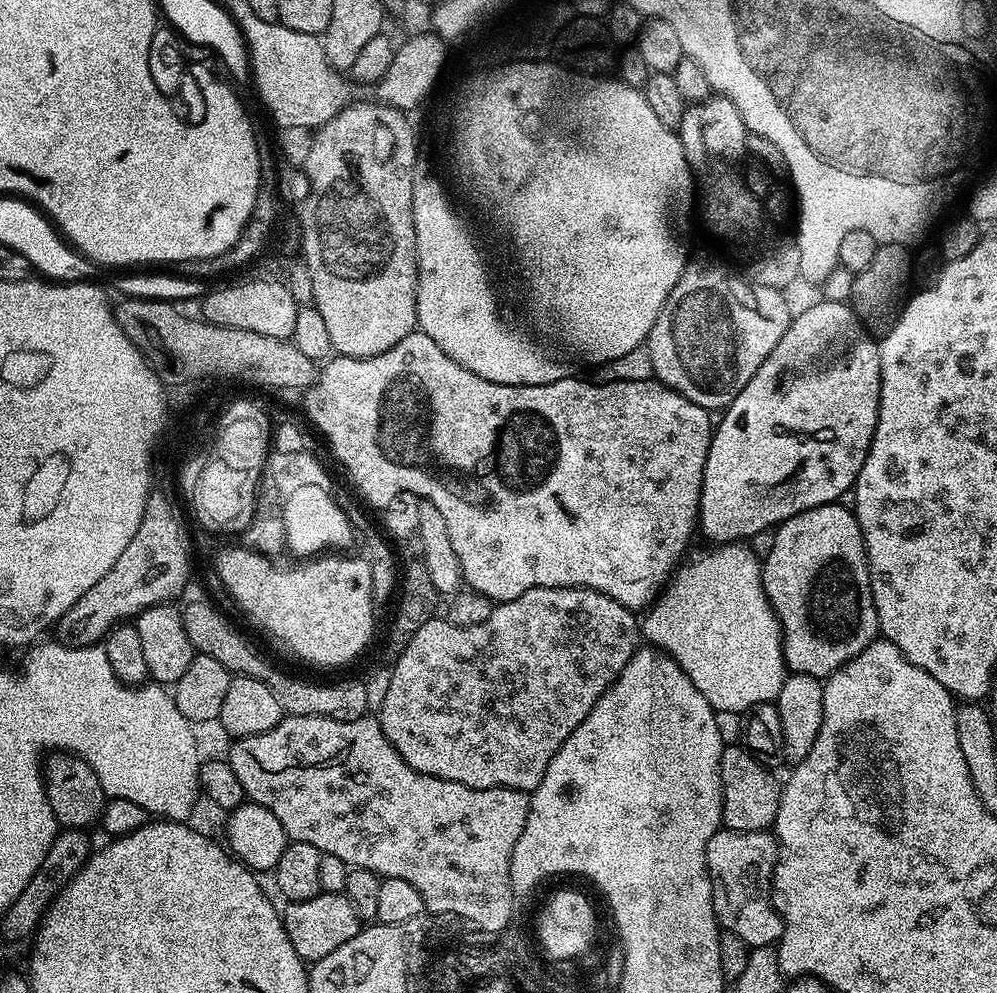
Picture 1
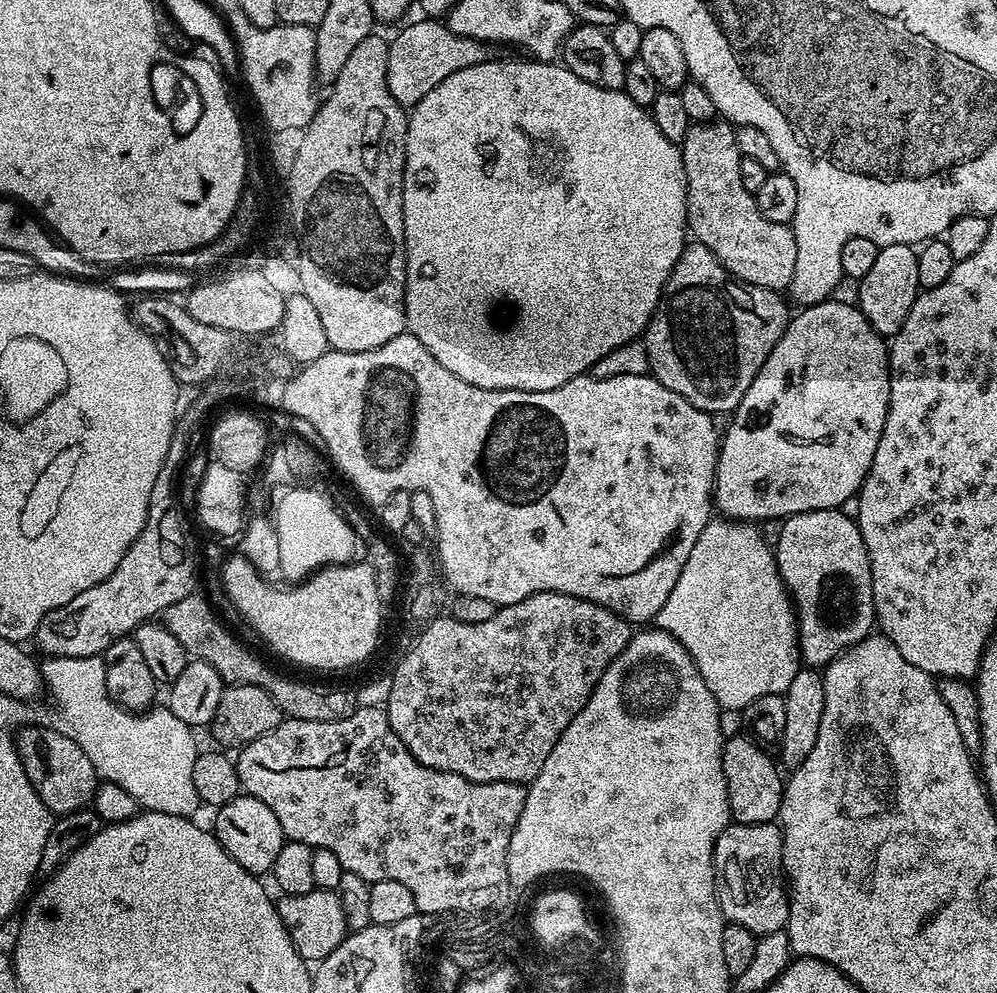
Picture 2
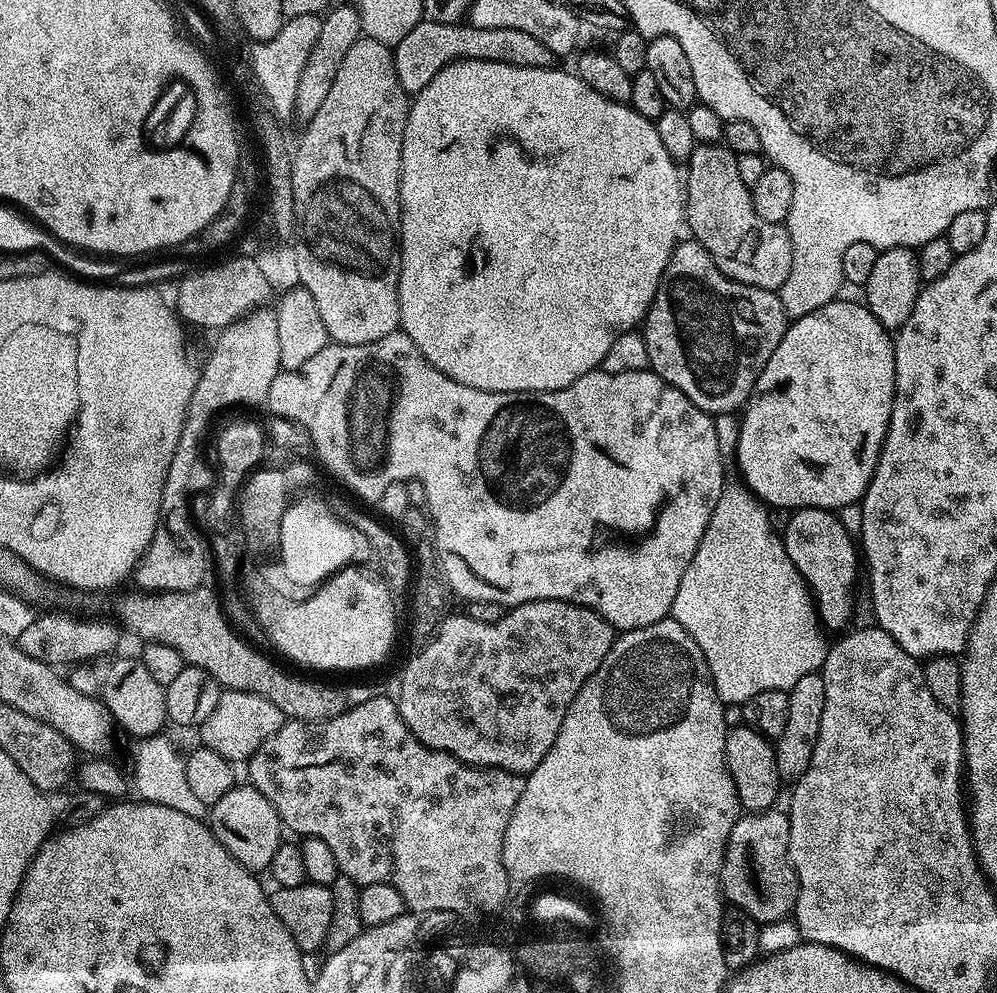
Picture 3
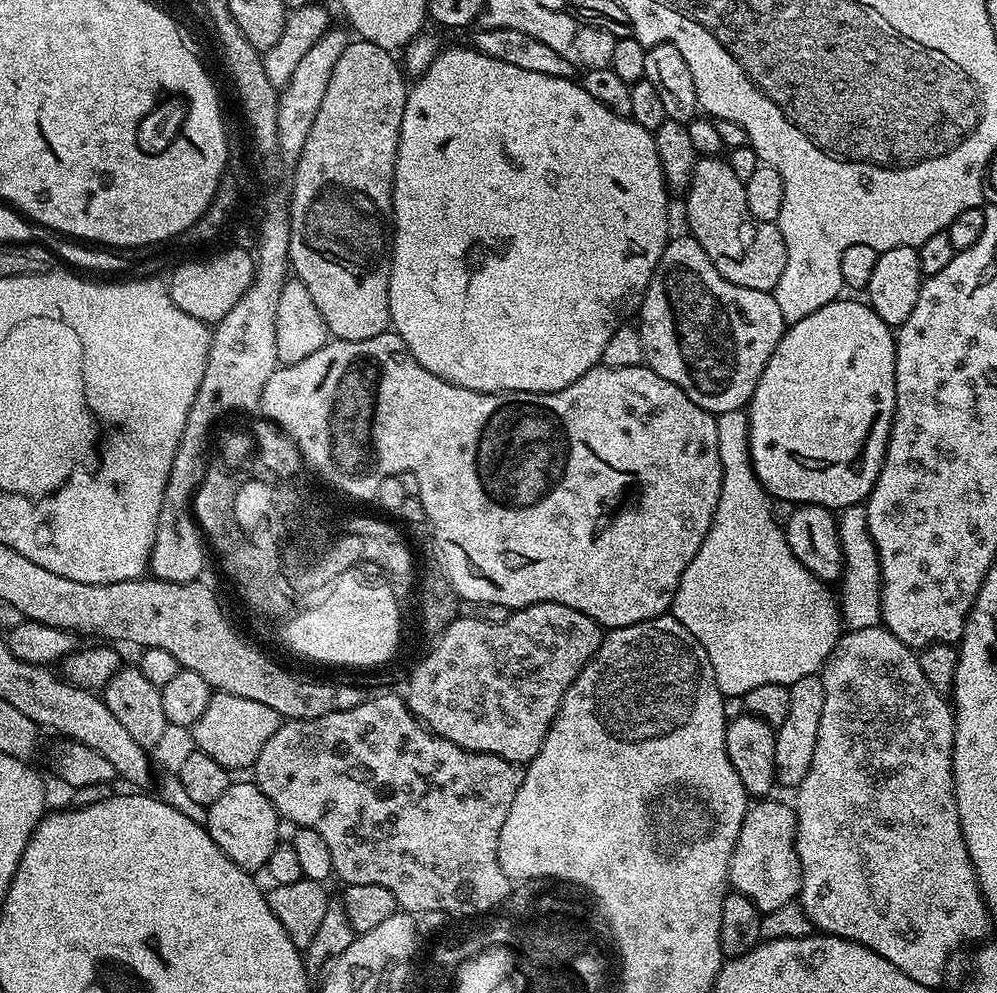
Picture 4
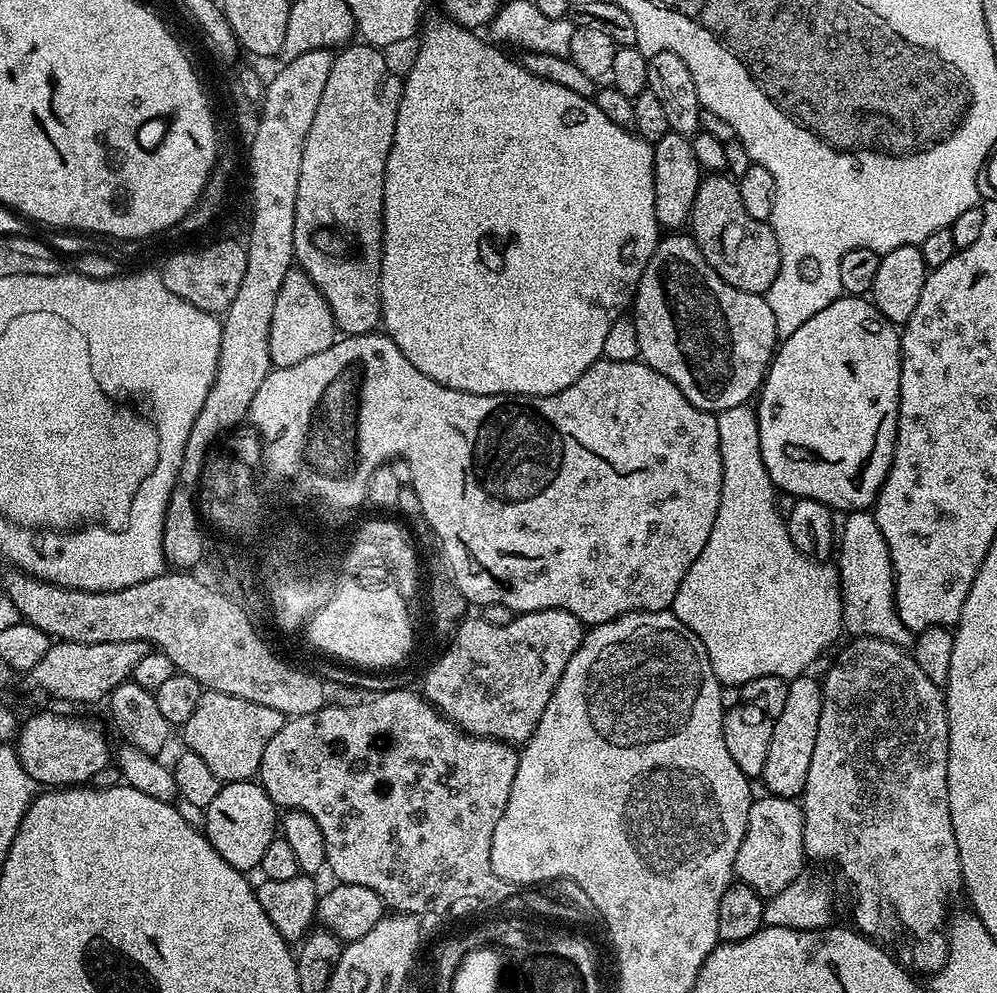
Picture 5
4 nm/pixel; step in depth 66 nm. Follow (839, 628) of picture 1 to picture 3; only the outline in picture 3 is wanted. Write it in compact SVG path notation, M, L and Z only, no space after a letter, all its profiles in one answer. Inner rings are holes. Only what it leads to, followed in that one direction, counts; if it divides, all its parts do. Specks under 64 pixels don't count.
M798 508L792 512L782 539L784 553L812 593L819 623L825 629L847 629L847 624L852 620L852 607L856 604L856 592L852 589L852 583L856 580L856 571L862 568L853 533L842 524L835 511L826 508Z

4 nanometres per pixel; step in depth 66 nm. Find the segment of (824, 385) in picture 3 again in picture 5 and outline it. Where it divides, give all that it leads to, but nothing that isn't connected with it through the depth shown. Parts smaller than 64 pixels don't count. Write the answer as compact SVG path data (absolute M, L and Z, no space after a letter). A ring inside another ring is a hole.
M841 295L839 300L830 302L826 310L818 310L810 322L802 322L794 334L783 337L777 347L771 364L768 365L768 374L764 383L760 385L758 401L755 405L758 418L758 442L762 446L762 462L770 474L773 484L780 492L788 492L802 500L817 500L826 507L839 510L847 514L854 511L871 509L876 502L876 495L888 477L888 467L892 465L892 448L896 445L896 423L900 409L900 338L901 333L897 325L887 320L876 308L871 299L859 296Z

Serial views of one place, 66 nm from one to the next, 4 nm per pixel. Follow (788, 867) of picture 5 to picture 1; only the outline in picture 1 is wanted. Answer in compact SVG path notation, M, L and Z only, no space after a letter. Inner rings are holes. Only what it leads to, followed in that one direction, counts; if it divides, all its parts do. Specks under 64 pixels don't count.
M721 827L706 846L708 877L712 879L712 905L723 931L738 934L749 949L780 943L784 923L772 904L772 875L778 859L778 841L771 831L735 832Z

